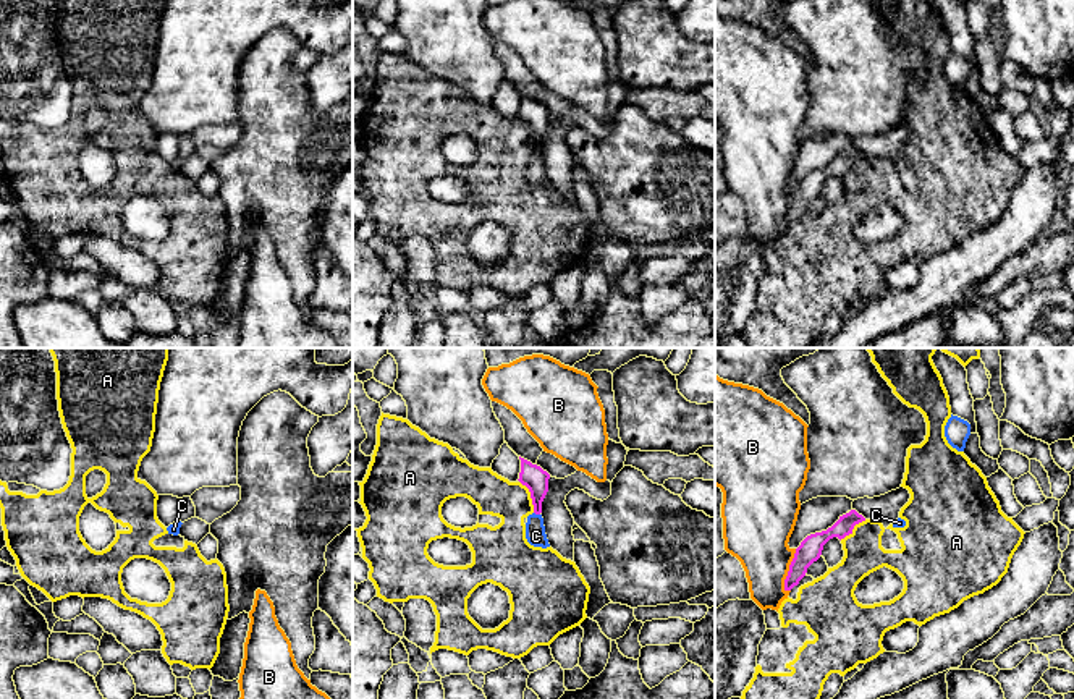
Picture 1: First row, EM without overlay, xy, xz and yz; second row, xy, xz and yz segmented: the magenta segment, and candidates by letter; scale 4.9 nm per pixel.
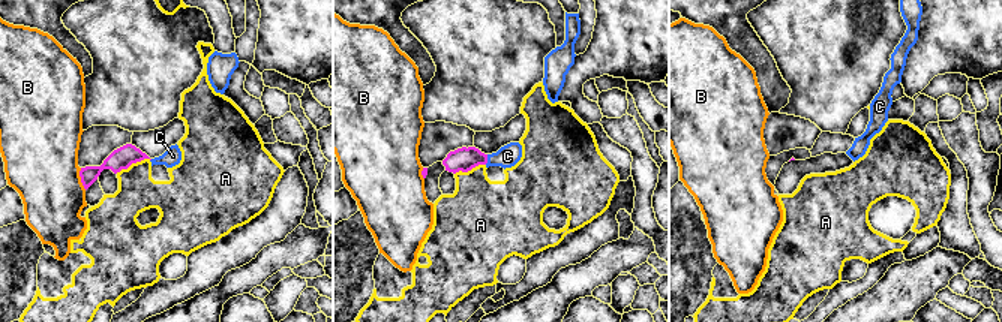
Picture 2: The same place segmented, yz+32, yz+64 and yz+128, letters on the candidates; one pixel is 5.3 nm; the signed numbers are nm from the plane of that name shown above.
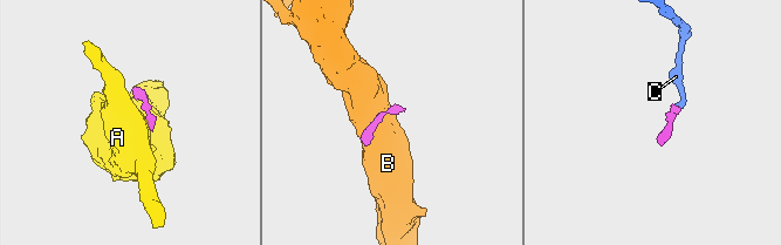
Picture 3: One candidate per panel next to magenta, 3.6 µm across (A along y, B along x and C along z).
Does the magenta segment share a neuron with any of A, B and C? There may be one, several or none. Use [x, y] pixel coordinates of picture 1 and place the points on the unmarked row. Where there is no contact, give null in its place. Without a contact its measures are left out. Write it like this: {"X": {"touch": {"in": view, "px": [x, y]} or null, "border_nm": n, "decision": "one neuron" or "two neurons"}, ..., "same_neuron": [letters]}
{"A": {"touch": {"in": "xz", "px": [531, 135]}, "border_nm": 180, "decision": "two neurons"}, "B": {"touch": {"in": "yz", "px": [790, 207]}, "border_nm": 220, "decision": "two neurons"}, "C": {"touch": {"in": "xz", "px": [537, 151]}, "border_nm": 40, "decision": "one neuron"}, "same_neuron": ["C"]}

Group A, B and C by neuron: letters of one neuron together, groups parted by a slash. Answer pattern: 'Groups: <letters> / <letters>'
Groups: A / B / C

